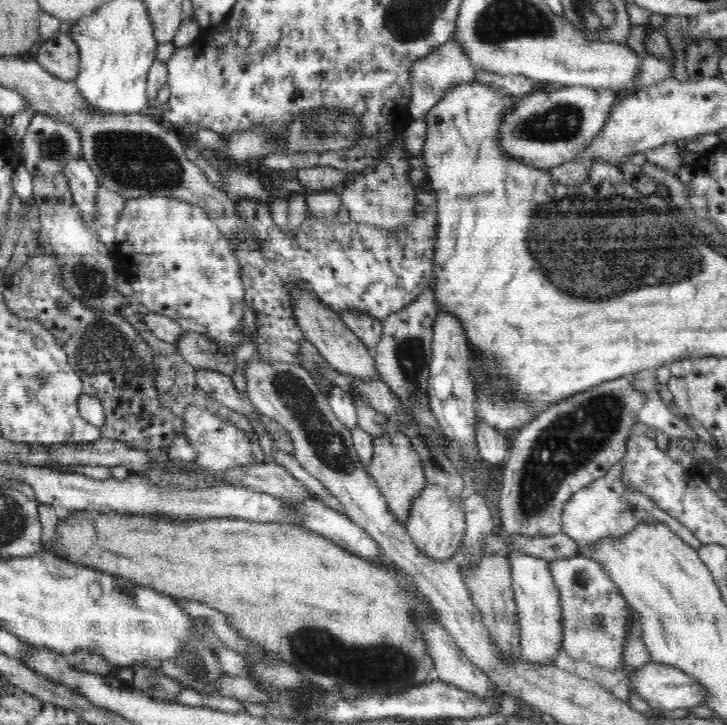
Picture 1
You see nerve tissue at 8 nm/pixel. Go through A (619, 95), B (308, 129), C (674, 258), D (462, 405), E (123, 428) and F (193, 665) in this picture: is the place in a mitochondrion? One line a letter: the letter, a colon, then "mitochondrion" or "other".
A: other
B: mitochondrion
C: mitochondrion
D: other
E: other
F: mitochondrion

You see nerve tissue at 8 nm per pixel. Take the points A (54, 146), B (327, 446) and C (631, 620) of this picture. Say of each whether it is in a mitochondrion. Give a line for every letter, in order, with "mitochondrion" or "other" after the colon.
A: mitochondrion
B: mitochondrion
C: other

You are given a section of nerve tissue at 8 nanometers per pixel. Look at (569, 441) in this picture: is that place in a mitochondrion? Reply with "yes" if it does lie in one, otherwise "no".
yes

